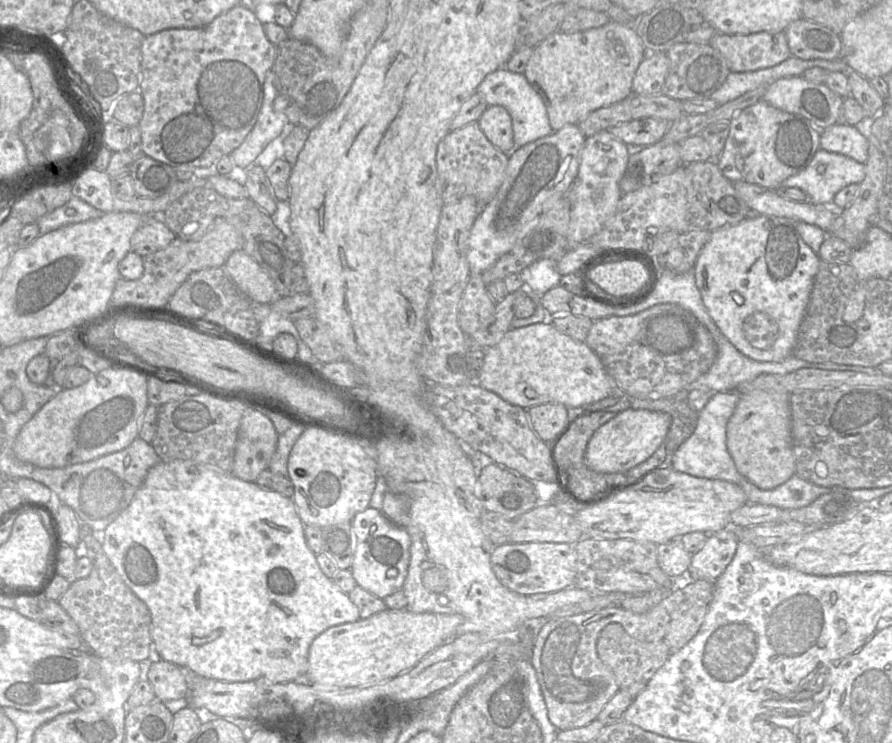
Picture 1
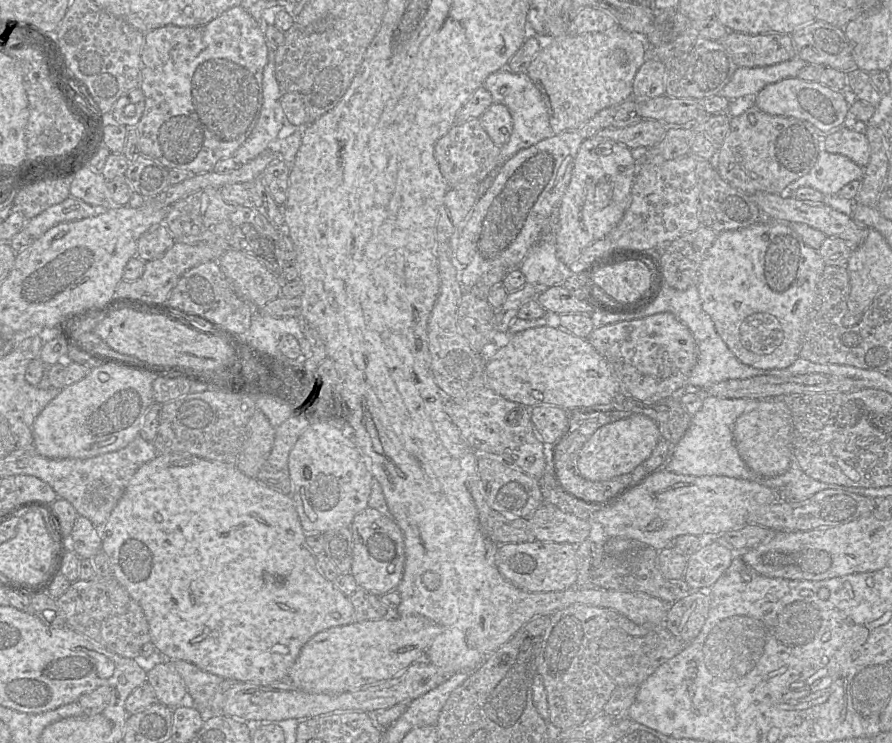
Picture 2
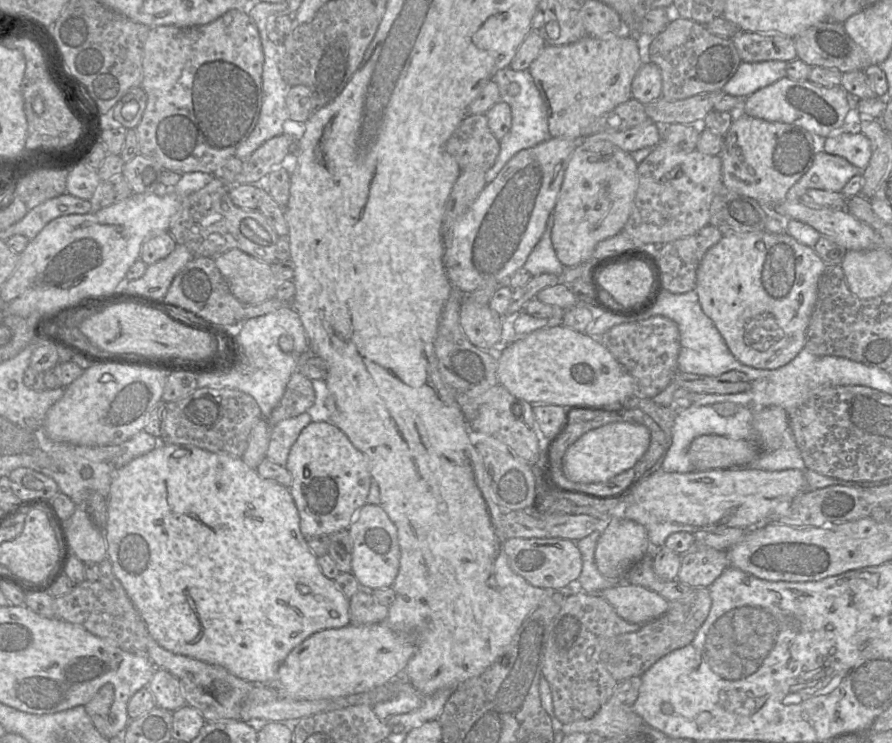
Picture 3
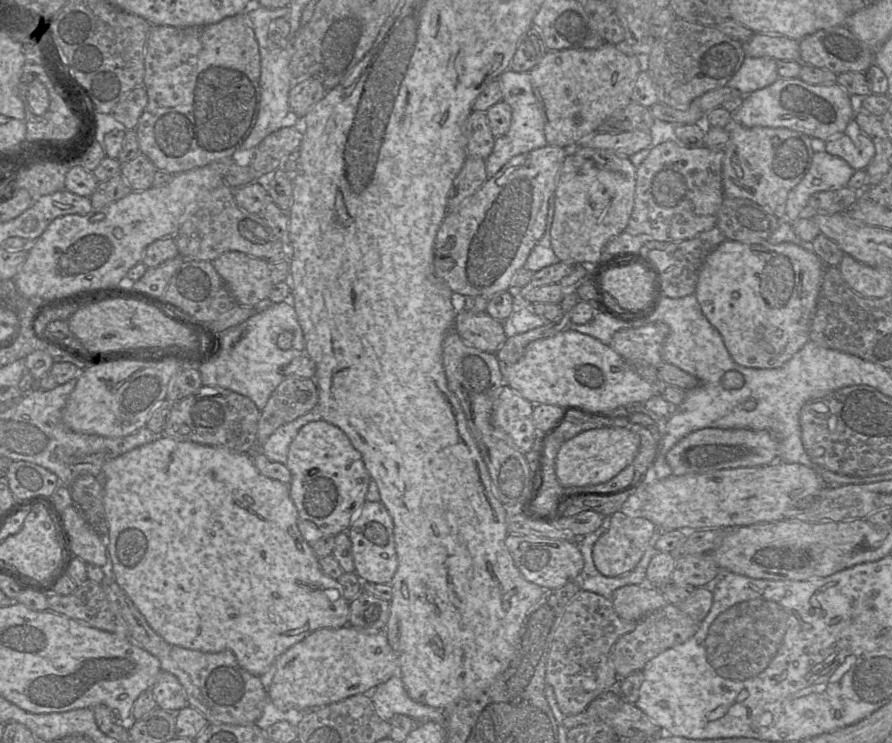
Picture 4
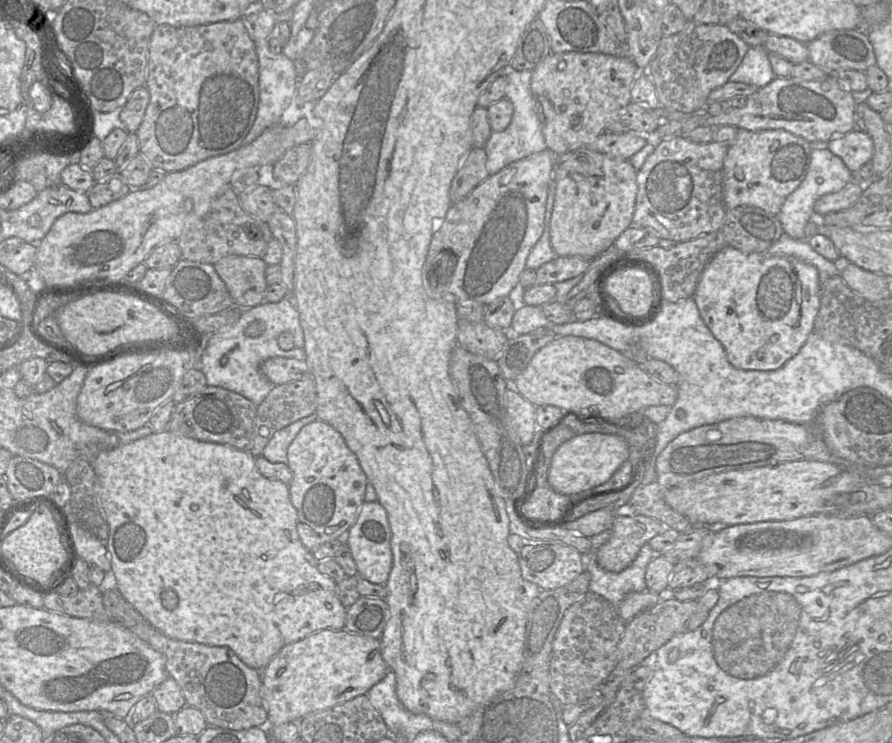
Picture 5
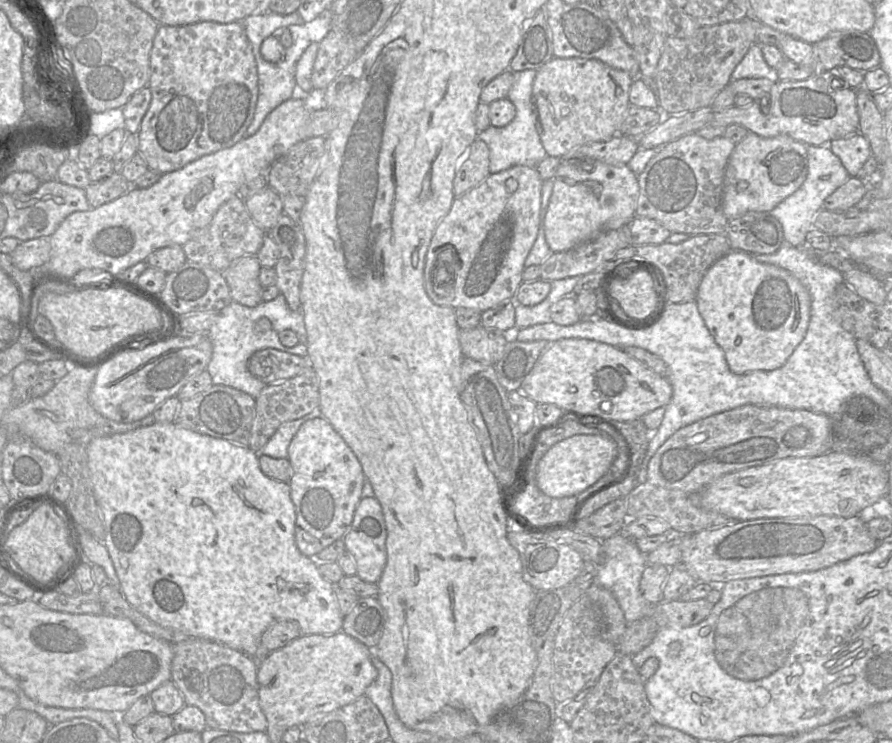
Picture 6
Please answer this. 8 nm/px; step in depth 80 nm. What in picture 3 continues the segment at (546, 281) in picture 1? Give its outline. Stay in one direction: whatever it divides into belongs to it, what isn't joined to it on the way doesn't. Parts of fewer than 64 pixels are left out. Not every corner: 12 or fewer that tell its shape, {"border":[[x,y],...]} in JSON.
{"border":[[553,211],[523,268],[532,276],[566,269],[551,241]]}

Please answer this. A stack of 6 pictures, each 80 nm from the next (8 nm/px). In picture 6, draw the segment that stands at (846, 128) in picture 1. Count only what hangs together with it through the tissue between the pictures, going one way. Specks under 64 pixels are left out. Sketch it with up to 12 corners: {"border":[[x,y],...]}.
{"border":[[859,132],[832,140],[826,147],[855,177],[872,155]]}

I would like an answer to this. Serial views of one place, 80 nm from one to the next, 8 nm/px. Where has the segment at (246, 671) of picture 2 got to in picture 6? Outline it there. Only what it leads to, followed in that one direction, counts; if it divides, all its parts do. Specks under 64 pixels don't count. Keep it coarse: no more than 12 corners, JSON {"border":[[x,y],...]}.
{"border":[[155,422],[86,446],[148,619],[253,658],[342,631],[288,482]]}

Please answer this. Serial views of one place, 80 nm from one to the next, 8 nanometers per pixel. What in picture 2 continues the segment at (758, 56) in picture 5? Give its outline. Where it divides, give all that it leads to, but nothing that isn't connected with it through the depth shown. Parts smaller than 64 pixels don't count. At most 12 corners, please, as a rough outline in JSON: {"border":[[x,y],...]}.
{"border":[[795,56],[770,66],[738,67],[718,95],[730,101],[797,77]]}

